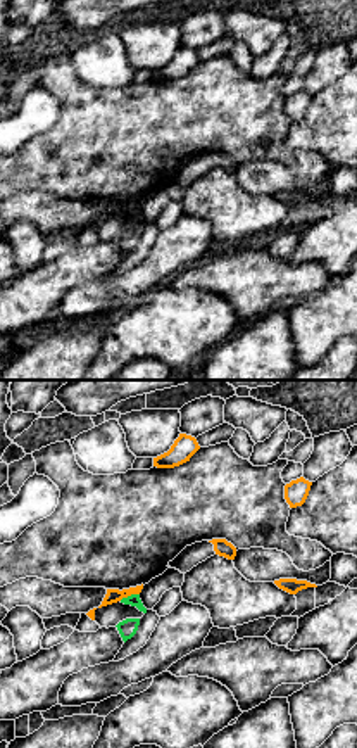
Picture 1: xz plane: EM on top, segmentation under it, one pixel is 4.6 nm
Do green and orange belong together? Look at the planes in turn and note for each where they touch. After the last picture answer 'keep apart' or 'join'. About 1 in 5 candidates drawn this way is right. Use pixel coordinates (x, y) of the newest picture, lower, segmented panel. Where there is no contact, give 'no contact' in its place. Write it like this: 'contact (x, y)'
contact (128, 596)

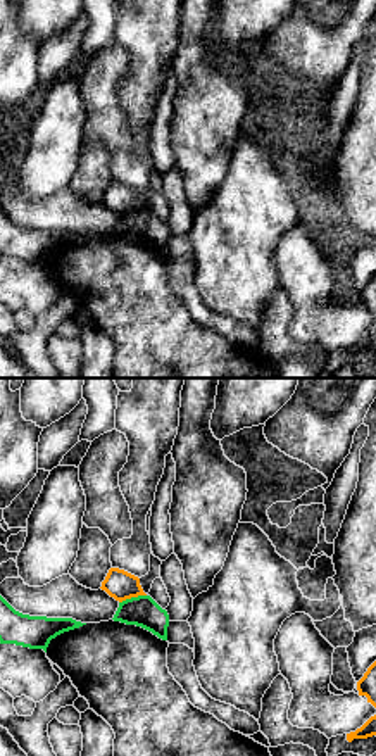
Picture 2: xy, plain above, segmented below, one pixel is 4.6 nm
contact (131, 598)

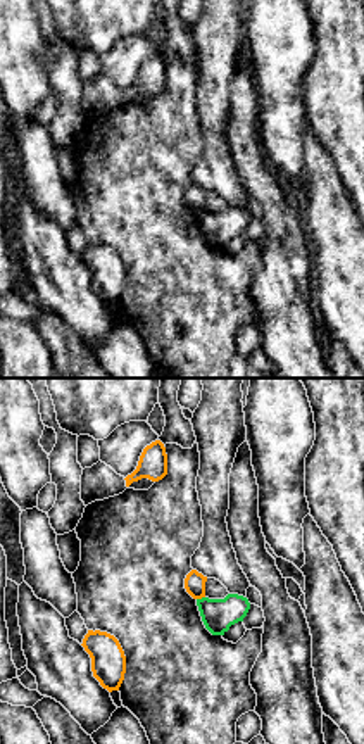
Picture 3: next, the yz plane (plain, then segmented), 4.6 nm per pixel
contact (202, 598)

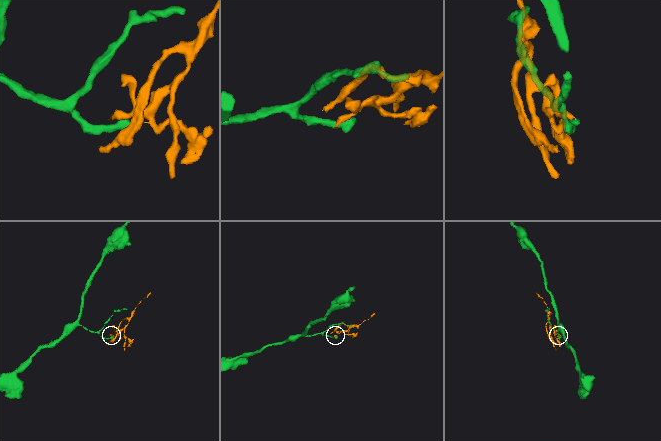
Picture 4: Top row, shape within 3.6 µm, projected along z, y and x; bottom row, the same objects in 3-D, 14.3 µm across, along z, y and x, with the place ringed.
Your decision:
keep apart

